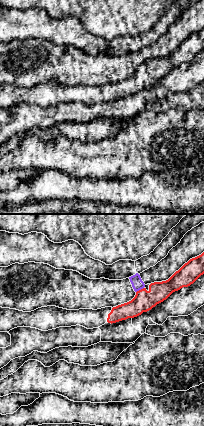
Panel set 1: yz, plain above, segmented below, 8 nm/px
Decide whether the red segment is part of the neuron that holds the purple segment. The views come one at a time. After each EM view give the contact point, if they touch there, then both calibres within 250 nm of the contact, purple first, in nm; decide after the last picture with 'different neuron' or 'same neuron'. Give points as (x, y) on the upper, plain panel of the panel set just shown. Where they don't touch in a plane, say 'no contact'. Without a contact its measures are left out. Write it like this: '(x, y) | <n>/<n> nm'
(139, 65) | 90/170 nm

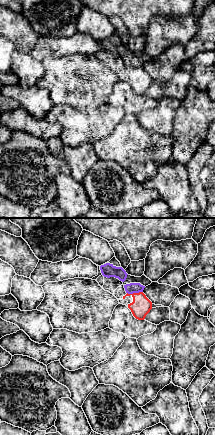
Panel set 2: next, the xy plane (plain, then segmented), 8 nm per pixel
(134, 68) | 90/160 nm

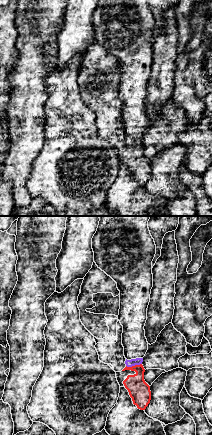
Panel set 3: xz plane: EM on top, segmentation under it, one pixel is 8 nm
(133, 141) | 60/170 nm

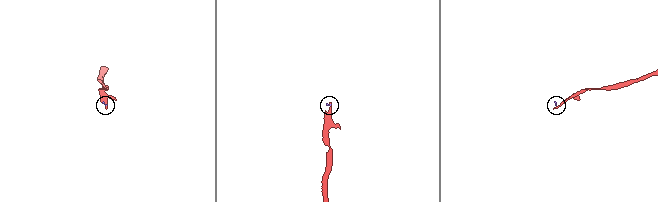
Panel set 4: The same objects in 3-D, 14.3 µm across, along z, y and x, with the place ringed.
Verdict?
different neuron

